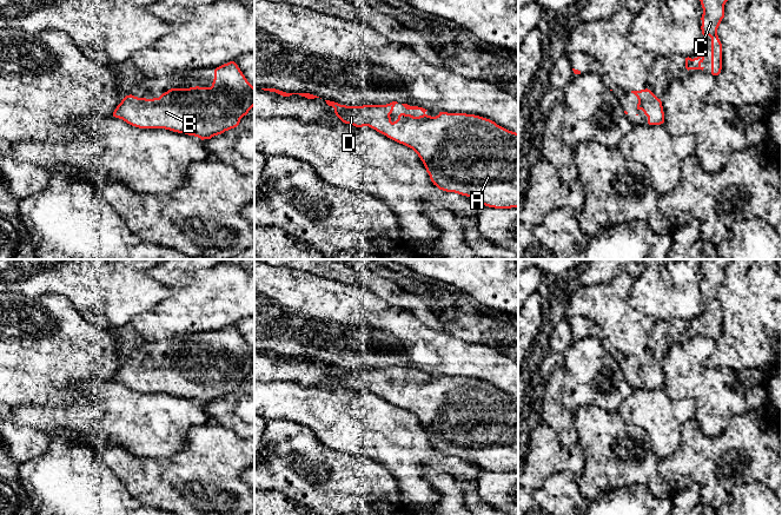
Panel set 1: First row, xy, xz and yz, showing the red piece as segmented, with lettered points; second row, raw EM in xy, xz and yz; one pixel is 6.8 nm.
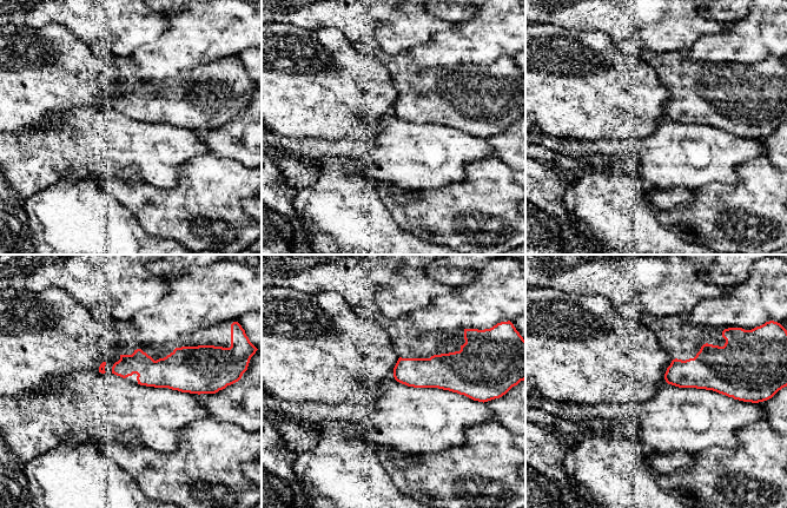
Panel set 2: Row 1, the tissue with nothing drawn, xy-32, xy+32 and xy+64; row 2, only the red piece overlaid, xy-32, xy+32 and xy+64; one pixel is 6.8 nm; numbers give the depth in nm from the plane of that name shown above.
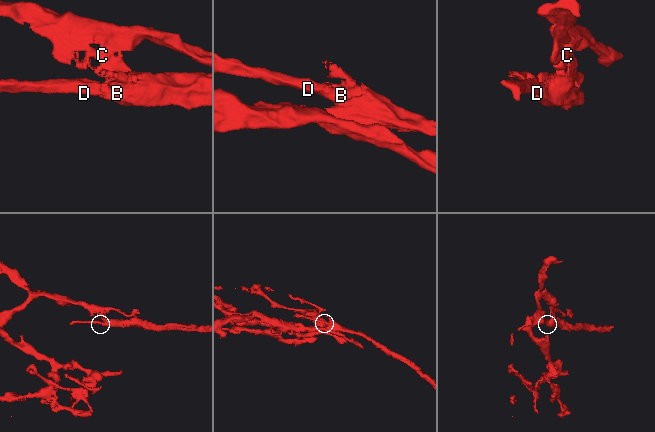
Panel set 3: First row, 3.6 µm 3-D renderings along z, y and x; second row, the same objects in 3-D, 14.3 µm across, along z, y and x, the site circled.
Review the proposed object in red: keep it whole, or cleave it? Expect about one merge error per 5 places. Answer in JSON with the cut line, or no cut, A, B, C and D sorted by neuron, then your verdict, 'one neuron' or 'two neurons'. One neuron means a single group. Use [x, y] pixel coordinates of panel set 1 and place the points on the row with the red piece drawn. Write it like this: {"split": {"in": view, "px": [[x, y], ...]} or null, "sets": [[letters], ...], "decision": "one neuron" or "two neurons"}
{"split": null, "sets": [["A", "B", "C", "D"]], "decision": "one neuron"}

